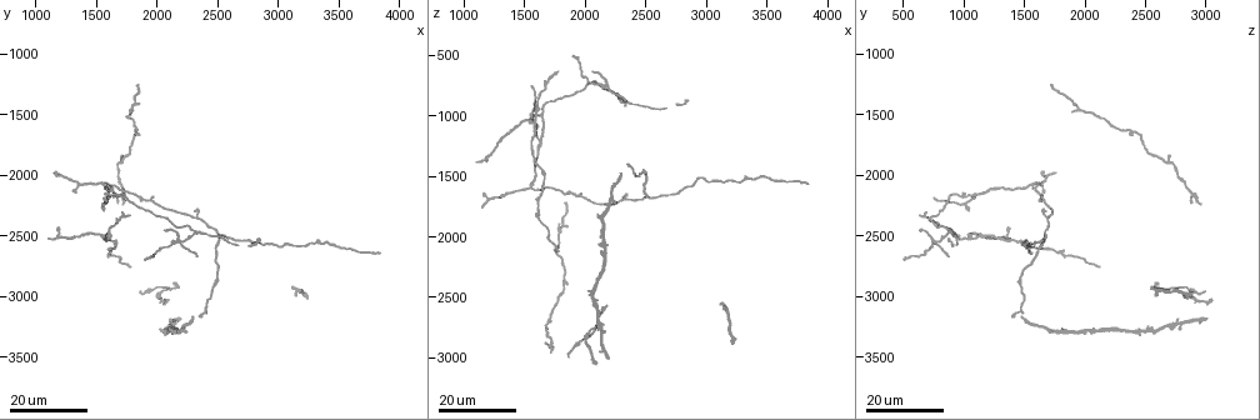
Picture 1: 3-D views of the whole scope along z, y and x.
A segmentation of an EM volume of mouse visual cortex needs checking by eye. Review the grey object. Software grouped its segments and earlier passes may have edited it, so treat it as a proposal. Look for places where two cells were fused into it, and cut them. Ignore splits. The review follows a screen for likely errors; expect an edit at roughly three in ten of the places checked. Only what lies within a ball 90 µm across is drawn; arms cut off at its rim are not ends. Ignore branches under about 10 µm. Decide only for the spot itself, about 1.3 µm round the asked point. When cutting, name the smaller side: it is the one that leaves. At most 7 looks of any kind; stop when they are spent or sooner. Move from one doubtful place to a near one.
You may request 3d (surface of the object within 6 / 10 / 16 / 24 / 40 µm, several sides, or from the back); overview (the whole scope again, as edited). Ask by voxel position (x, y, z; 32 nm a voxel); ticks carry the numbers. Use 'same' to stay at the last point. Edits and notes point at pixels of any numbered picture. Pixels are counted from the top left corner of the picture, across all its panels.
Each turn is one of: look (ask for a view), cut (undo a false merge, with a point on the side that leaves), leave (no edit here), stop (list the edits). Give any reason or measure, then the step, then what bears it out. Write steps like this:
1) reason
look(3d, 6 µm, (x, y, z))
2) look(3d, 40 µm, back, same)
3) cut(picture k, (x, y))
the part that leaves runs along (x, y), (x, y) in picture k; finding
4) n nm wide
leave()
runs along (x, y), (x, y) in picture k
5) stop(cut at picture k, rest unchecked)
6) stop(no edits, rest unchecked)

branch point
look(3d, 16 µm, (1620, 2140, 1200))

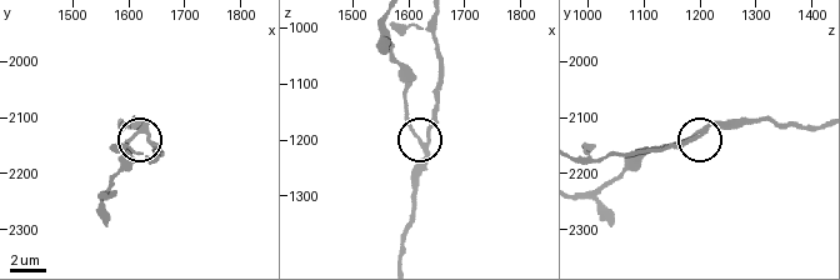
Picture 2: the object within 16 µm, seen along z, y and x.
look(3d, 6 µm, (1625, 2120, 1210))

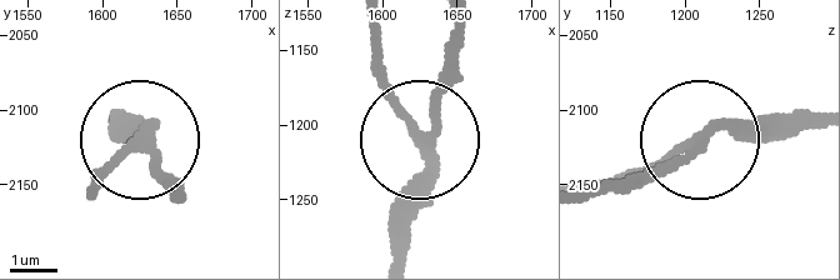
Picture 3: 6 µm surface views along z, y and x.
210 nm wide
leave()
runs along (400, 250), (400, 214), (456, 51) in picture 3; all the same cell

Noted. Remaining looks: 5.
two arms in line, one across
look(3d, 24 µm, (2340, 2360, 1700))

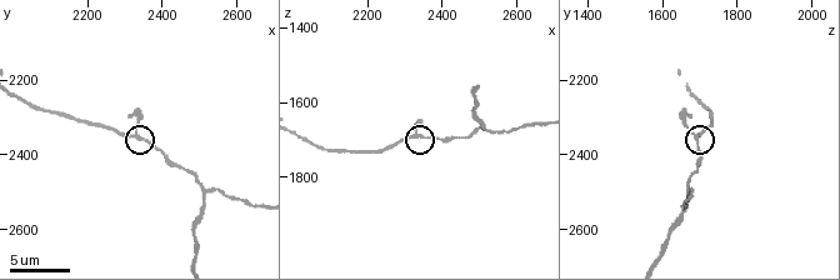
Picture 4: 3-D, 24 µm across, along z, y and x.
look(3d, 10 µm, (2340, 2360, 1690))

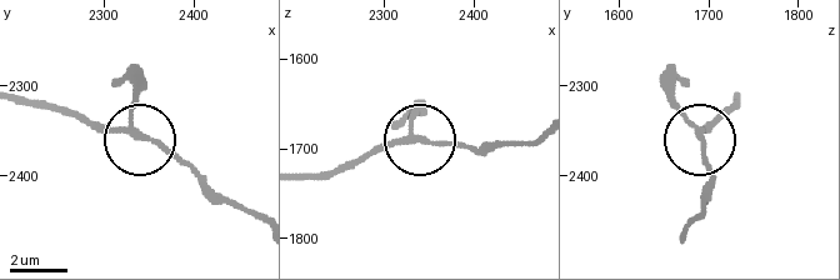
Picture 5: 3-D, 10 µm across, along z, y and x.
180 nm wide
leave()
all the same cell

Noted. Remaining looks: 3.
arms part here
look(3d, 10 µm, (2510, 2500, 1670))

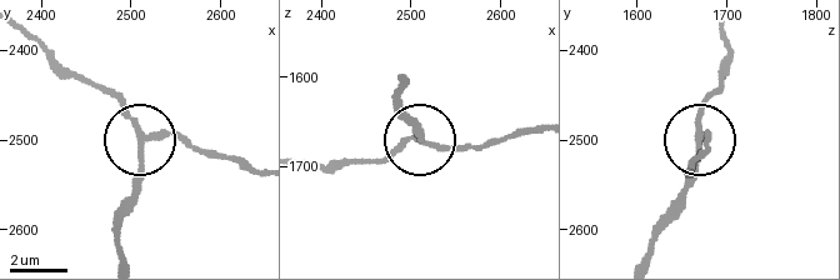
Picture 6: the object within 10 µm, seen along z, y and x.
look(3d, 6 µm, (2515, 2495, 1675))

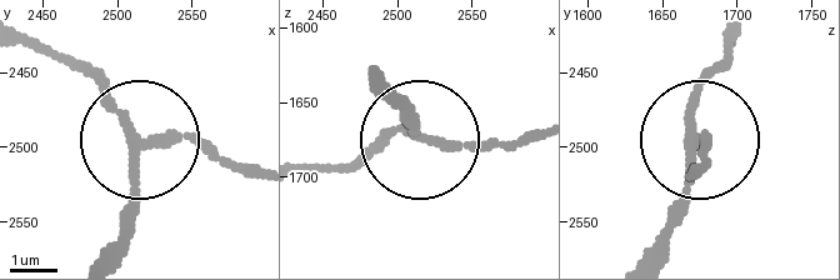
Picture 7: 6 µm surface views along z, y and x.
cut(picture 7, (126, 213))
the part that leaves runs along (129, 148), (118, 251) in picture 7; two cells meet here

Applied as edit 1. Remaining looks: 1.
stop(cut at picture 7, rest unchecked)

